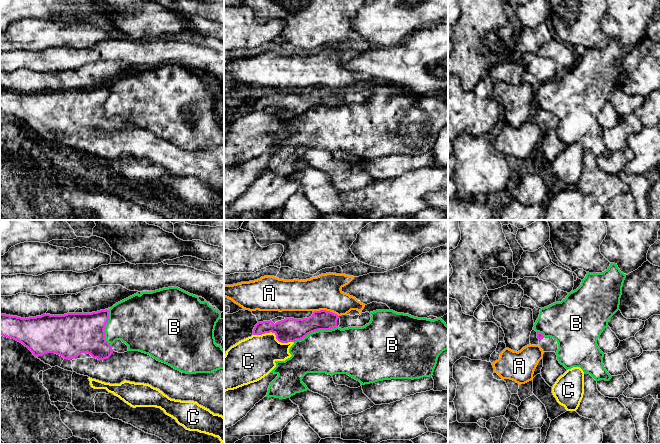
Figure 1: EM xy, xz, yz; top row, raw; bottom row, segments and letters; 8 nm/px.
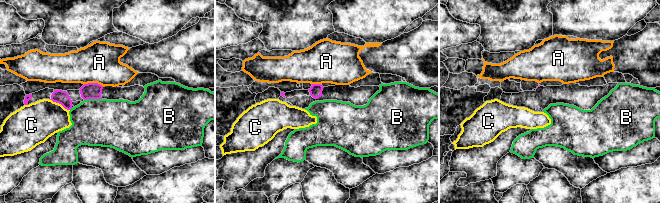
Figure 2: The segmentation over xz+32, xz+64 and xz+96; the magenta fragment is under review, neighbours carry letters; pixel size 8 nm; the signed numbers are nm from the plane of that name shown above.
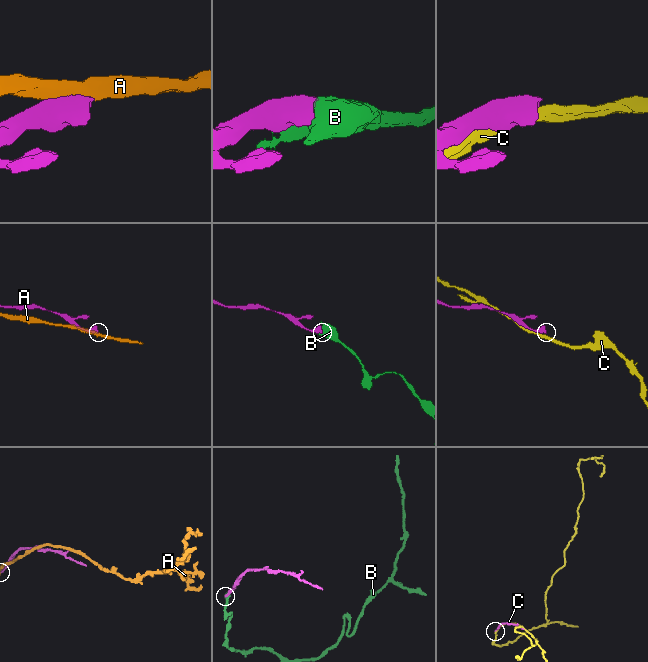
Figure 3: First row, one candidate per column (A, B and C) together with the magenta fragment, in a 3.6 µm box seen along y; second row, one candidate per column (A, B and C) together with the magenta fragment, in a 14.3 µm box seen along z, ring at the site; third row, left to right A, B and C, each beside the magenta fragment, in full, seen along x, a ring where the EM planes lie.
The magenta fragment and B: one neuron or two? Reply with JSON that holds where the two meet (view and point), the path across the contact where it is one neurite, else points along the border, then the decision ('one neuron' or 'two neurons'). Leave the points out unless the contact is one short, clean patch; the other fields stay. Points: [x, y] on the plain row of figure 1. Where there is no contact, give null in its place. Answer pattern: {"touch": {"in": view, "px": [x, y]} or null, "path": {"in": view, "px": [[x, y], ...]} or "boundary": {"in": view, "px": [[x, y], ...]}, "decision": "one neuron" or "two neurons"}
{"touch": {"in": "xz", "px": [314, 107]}, "decision": "two neurons"}

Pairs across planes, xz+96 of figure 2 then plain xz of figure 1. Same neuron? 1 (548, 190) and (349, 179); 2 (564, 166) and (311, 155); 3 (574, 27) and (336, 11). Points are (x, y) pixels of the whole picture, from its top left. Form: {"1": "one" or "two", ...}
{"1": "two", "2": "one", "3": "two"}

